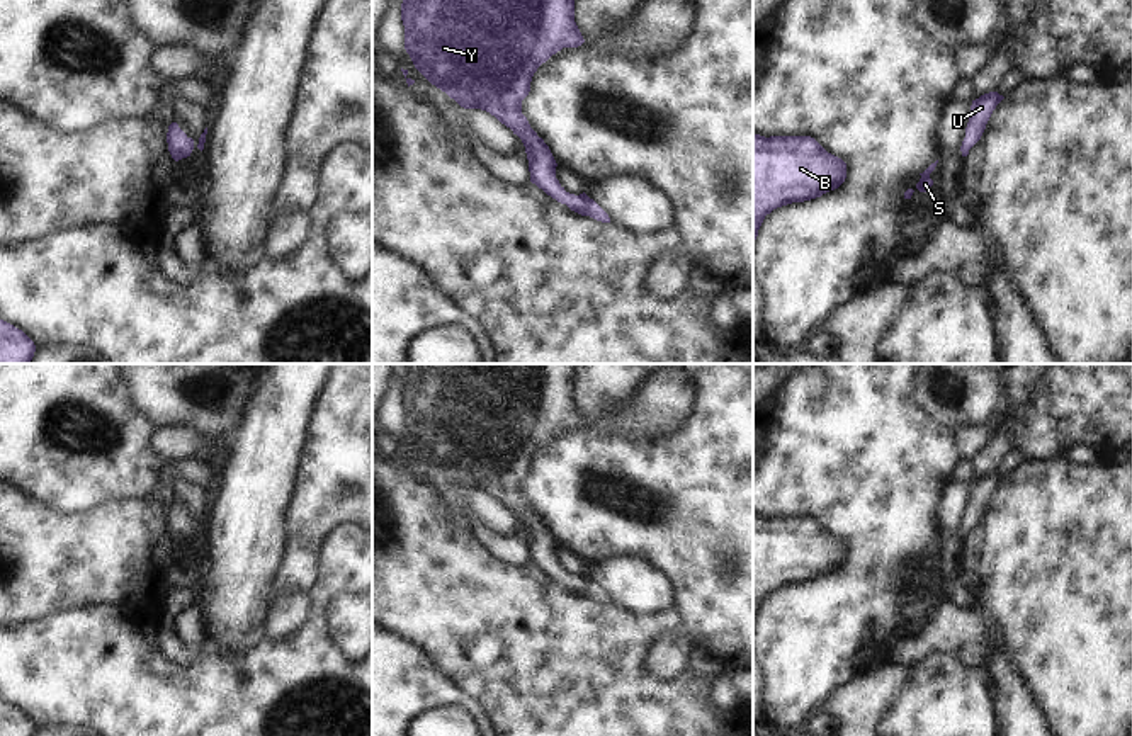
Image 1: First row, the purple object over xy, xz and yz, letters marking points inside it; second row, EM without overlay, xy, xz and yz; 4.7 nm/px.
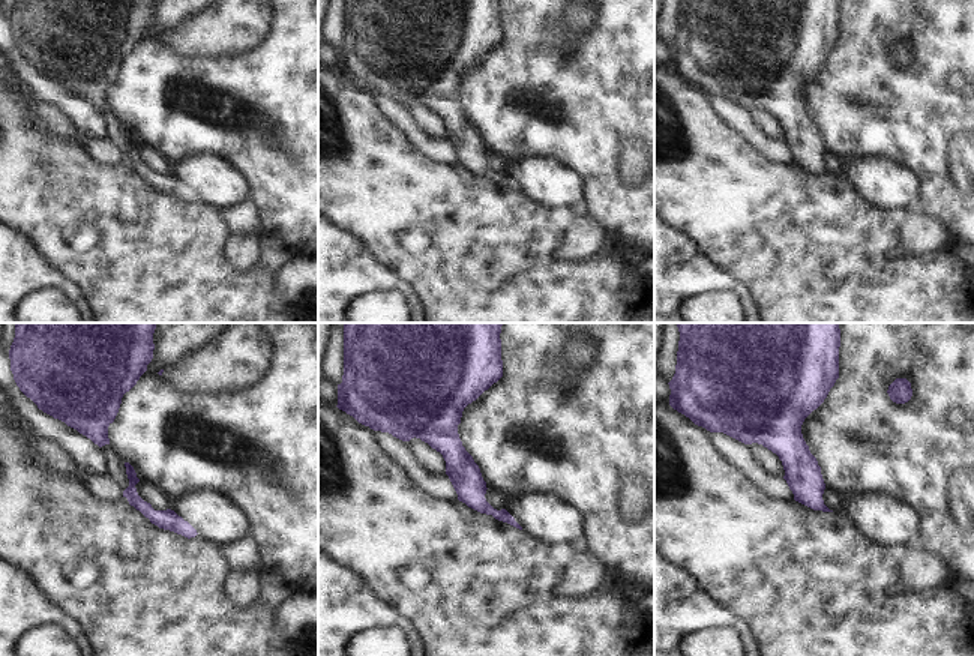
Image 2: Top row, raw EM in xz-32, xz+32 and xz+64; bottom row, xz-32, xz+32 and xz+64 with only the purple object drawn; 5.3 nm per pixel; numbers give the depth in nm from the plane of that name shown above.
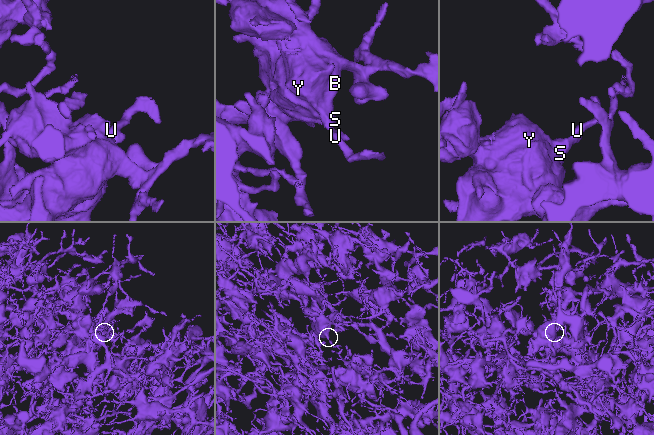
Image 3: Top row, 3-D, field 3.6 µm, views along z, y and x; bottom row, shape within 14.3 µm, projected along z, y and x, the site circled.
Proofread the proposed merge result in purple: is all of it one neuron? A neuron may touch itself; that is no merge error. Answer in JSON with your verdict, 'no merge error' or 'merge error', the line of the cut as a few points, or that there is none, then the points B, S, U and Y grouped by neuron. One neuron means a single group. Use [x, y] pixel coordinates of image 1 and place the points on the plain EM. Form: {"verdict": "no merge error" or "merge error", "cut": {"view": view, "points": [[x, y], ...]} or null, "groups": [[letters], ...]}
{"verdict": "no merge error", "cut": null, "groups": [["B", "S", "U", "Y"]]}

